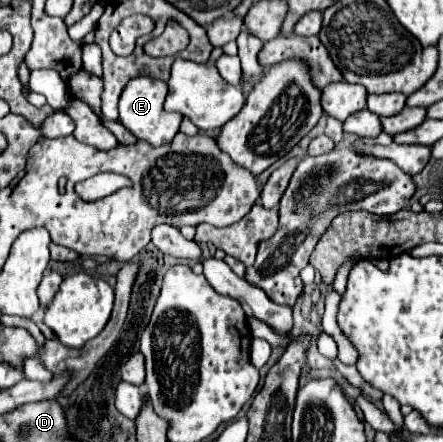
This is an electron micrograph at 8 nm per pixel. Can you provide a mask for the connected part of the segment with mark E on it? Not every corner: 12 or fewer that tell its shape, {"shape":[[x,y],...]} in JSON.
{"shape":[[135,76],[121,92],[119,122],[151,146],[197,134],[165,112],[167,84]]}

